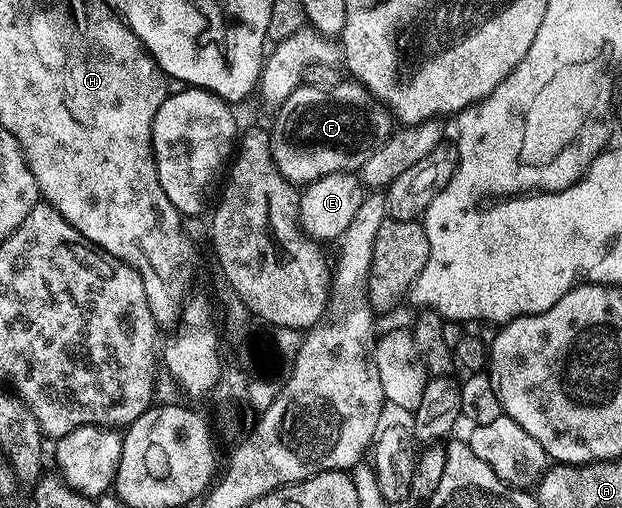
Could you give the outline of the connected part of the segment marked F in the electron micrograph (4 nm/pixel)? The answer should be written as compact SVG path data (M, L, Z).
M353 79L342 80L334 89L320 89L303 83L291 91L274 117L277 118L271 124L269 134L273 163L278 172L297 187L336 173L357 173L391 129L391 117L385 107Z

